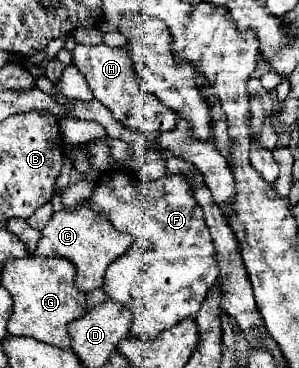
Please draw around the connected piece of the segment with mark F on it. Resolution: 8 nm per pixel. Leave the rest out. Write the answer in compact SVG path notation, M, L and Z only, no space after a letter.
M120 169L100 175L90 207L104 213L120 233L132 235L132 247L106 271L104 291L132 311L130 333L154 339L186 317L196 317L202 299L220 275L216 247L194 199L194 183L178 173L136 183Z

